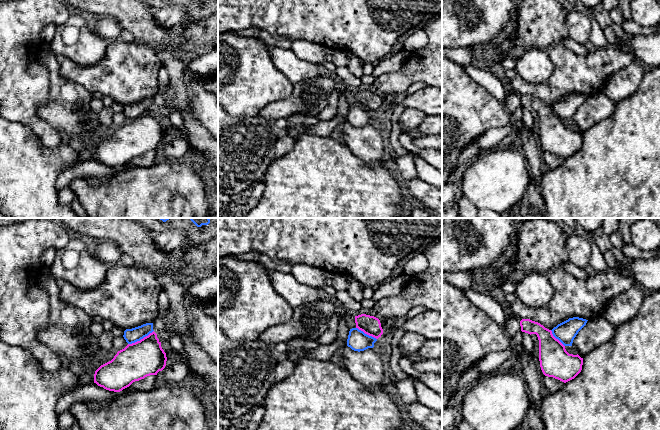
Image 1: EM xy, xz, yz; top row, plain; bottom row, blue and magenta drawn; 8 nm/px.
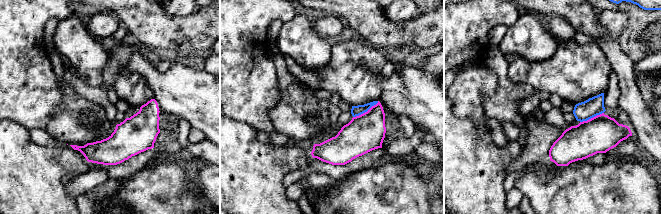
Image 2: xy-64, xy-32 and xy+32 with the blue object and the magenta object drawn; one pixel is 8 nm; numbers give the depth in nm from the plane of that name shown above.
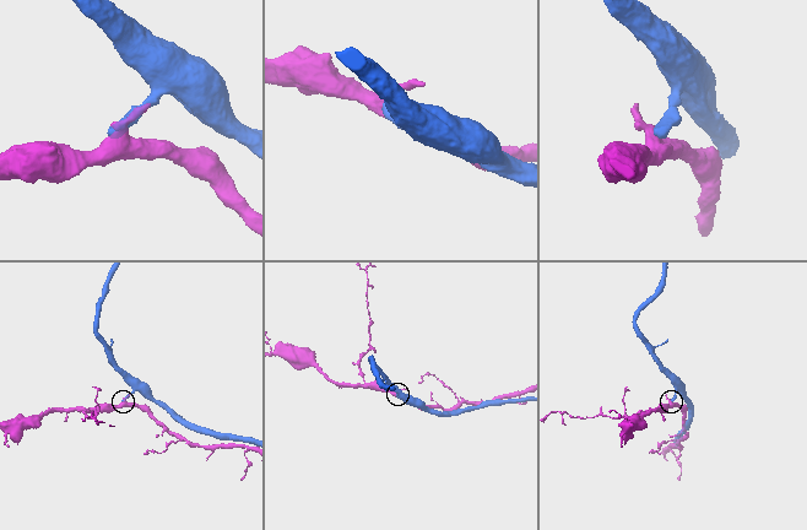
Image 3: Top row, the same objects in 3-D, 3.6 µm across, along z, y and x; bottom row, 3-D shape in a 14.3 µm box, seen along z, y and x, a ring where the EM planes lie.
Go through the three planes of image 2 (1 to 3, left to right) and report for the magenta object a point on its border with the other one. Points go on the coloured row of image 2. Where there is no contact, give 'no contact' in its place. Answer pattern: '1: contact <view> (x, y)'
1: no contact
2: contact xy-32 (365, 111)
3: contact xy+32 (591, 117)

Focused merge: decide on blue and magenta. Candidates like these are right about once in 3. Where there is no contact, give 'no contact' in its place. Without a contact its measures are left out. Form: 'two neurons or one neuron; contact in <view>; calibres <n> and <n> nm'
two neurons; contact in xy; calibres 120 and 300 nm

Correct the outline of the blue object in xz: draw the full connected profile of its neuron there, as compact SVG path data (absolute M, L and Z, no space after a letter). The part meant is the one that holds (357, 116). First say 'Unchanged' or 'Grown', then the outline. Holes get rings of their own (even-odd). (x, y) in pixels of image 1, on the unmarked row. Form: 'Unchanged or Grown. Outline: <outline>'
Unchanged. Outline: M352 104L349 107L347 122L354 127L364 127L368 124L373 124L376 114L365 110L358 104Z

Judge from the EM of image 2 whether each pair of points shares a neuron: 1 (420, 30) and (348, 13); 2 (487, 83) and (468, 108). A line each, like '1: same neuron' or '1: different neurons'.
1: same neuron
2: same neuron

